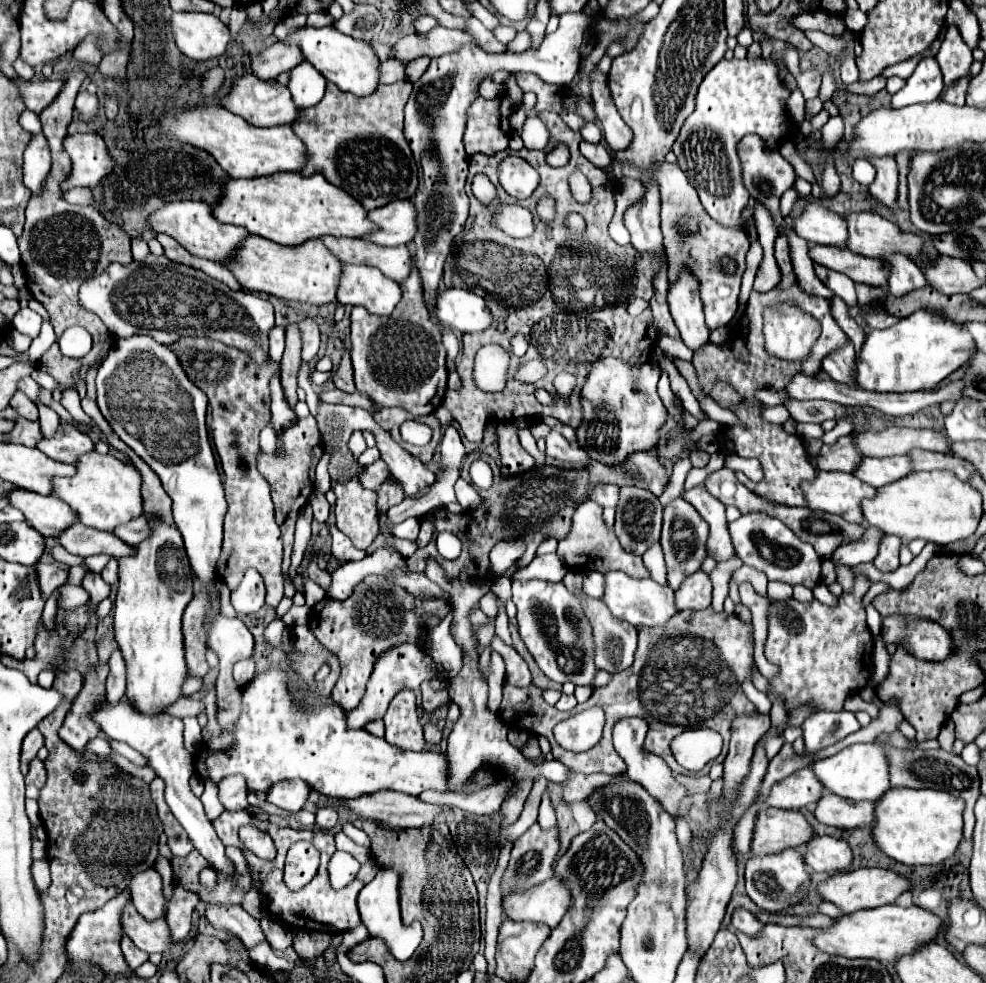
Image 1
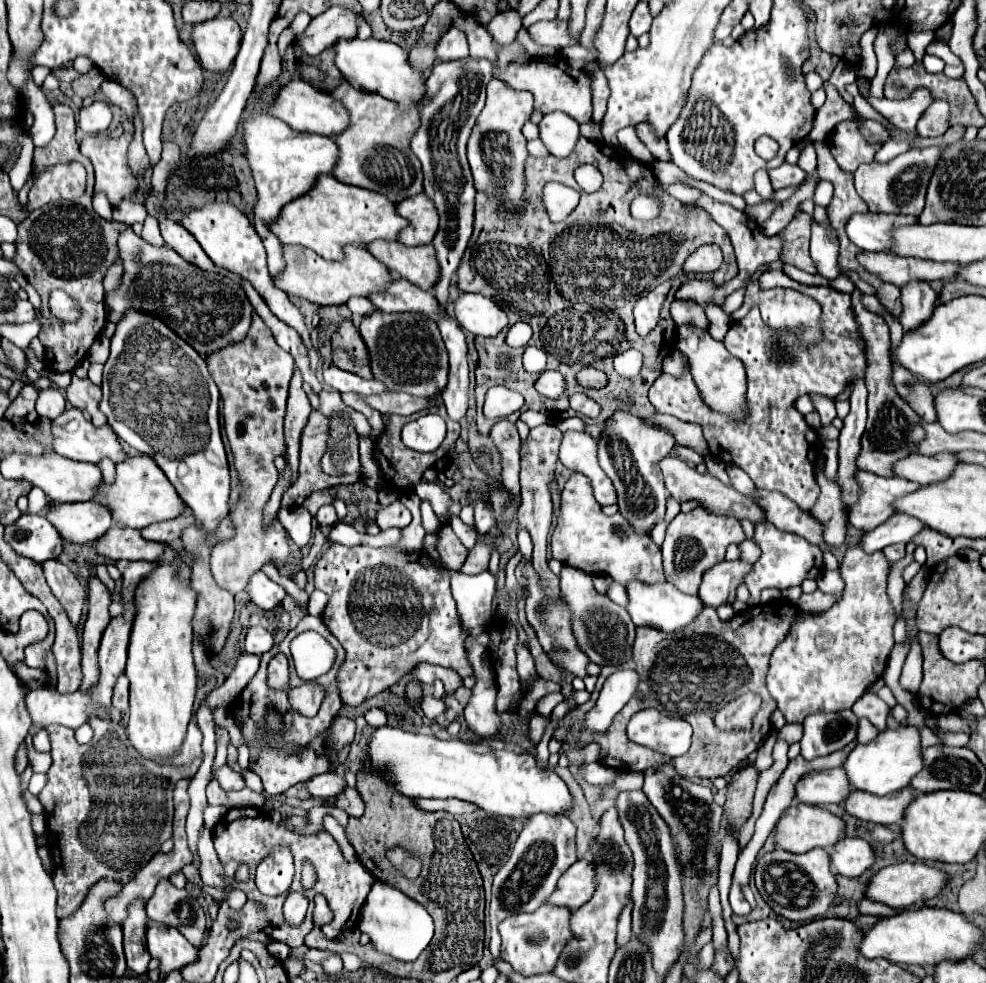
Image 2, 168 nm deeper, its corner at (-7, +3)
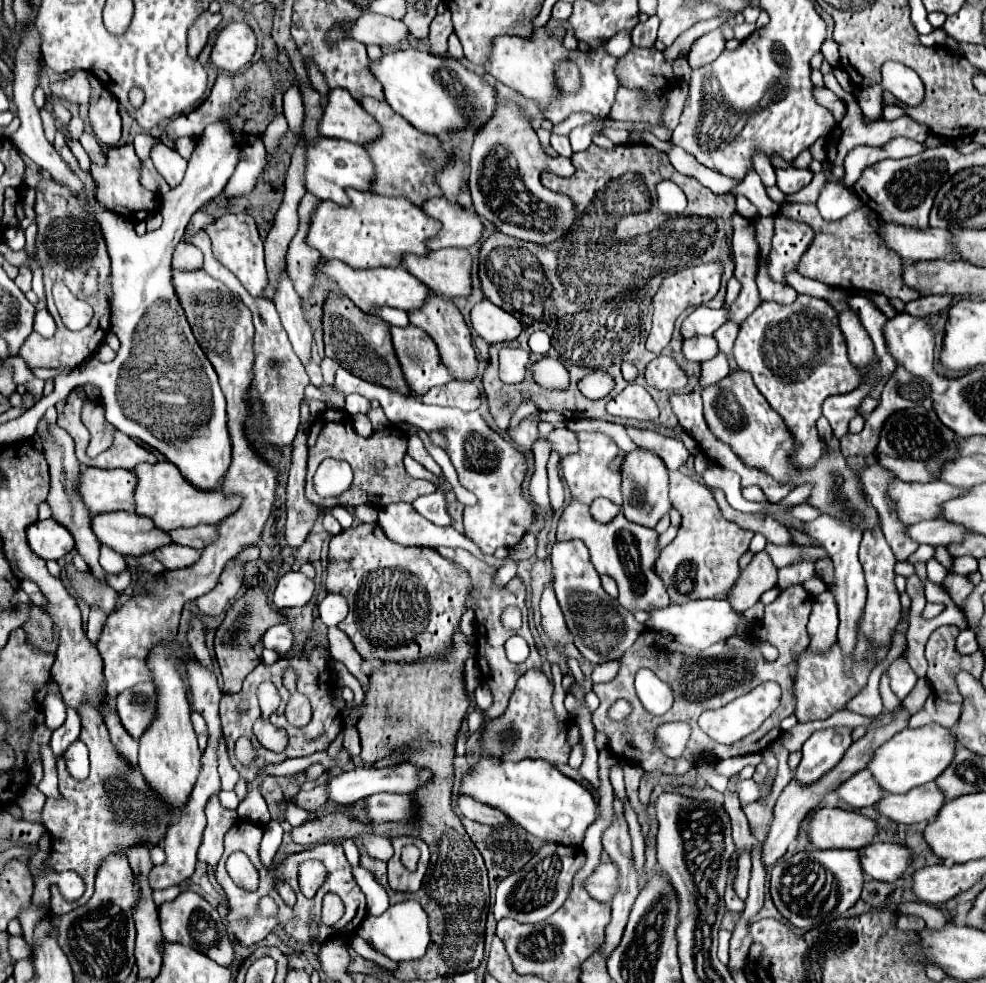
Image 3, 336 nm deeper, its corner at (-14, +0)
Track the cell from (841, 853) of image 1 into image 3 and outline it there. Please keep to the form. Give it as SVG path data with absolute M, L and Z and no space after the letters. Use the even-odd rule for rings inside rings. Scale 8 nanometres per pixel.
M881 841L869 843L859 851L859 855L861 855L863 873L877 881L899 879L911 861L911 849Z

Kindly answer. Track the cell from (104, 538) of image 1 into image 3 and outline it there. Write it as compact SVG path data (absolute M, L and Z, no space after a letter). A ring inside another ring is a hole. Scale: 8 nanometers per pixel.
M165 545L153 551L153 557L163 563L165 569L181 569L181 567L189 567L197 561L199 551L197 549L187 549L183 545Z

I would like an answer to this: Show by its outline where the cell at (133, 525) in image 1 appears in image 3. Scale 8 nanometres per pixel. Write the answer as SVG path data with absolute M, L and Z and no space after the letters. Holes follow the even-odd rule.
M197 525L197 527L187 527L187 529L173 529L169 533L173 543L195 547L195 549L205 547L215 535L217 533L215 533L213 525Z

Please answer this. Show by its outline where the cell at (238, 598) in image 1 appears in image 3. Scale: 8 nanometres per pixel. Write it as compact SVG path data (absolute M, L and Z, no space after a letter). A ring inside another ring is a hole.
M289 571L279 579L279 583L273 591L273 597L271 597L273 607L275 609L303 607L311 599L313 589L315 589L313 579L305 577L299 571Z

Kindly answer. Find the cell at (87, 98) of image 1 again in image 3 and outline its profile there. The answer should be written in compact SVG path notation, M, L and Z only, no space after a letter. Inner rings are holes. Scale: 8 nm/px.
M83 131L79 141L81 141L83 149L89 153L93 163L101 163L103 161L103 149L101 149L101 145L97 143L97 139L95 139L95 135L91 131Z

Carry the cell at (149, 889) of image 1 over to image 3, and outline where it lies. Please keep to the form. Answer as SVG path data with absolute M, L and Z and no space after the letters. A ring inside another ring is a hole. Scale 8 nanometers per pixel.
M183 891L173 901L159 905L159 921L161 921L161 931L165 935L165 941L177 941L189 945L225 967L233 961L233 945L229 939L227 925L219 917L217 909L211 907L199 893Z

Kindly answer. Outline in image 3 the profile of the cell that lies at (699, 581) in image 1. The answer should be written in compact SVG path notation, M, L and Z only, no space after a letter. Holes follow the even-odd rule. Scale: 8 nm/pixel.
M761 551L753 555L751 563L745 569L741 569L739 581L735 581L735 585L731 587L727 601L735 611L743 613L749 607L753 607L767 589L775 585L777 585L777 567L769 559L769 555Z

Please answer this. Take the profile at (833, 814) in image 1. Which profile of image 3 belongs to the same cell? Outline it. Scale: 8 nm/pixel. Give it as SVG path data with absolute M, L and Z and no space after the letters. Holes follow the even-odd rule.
M927 783L919 789L911 789L905 795L885 795L881 801L877 801L877 809L881 815L889 817L895 823L911 825L935 819L943 803L945 797L937 785Z

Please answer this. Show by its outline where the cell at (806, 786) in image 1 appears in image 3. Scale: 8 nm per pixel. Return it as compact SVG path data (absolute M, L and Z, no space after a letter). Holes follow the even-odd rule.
M861 769L861 771L855 773L851 779L847 779L843 785L839 785L839 787L835 789L835 793L837 793L837 797L839 797L843 803L847 803L847 805L851 805L851 807L855 807L855 809L871 807L871 805L875 805L875 803L881 799L881 795L883 795L881 787L873 781L873 777L871 777L871 773L869 773L867 769Z

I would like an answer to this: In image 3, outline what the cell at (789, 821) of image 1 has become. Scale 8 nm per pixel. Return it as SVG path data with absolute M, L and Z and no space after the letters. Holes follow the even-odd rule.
M821 807L809 823L813 849L861 849L875 837L875 821L837 807Z

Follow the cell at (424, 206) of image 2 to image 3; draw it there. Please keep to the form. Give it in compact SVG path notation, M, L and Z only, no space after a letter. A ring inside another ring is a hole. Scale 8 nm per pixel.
M445 197L427 199L421 209L443 225L441 231L427 241L427 249L435 251L441 247L469 247L481 239L483 225L479 217L457 205L451 205Z

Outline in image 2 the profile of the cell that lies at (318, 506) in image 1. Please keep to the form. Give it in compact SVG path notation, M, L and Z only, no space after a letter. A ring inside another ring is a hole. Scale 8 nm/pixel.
M332 504L322 506L322 508L318 510L318 514L316 514L316 520L318 520L320 526L334 526L334 524L338 522L338 516L336 516L336 512L334 512L334 506L332 506Z

